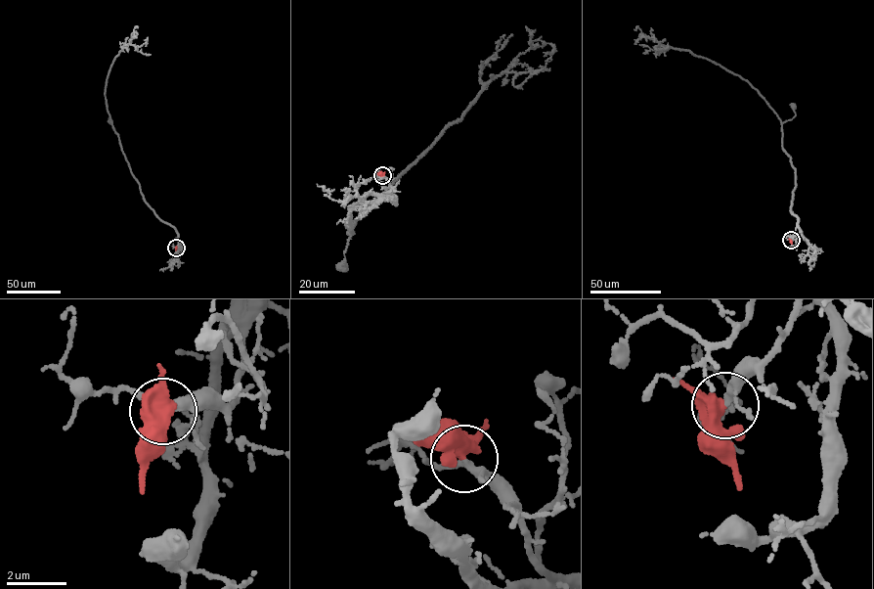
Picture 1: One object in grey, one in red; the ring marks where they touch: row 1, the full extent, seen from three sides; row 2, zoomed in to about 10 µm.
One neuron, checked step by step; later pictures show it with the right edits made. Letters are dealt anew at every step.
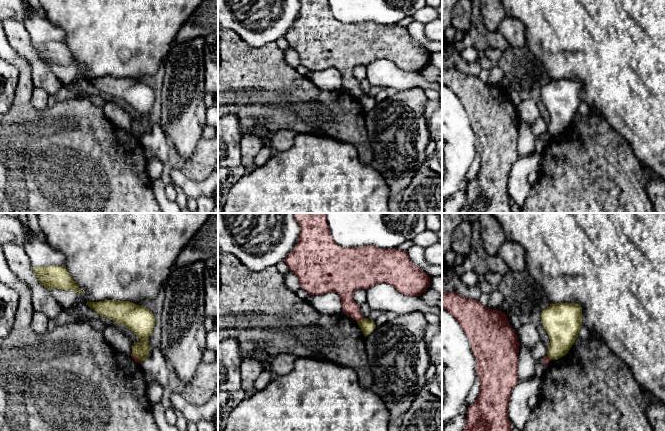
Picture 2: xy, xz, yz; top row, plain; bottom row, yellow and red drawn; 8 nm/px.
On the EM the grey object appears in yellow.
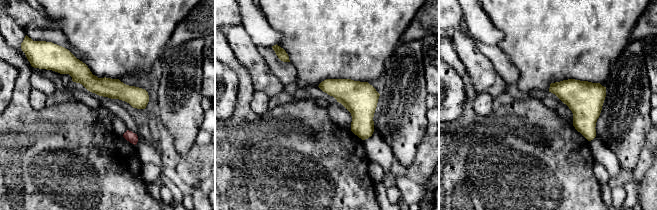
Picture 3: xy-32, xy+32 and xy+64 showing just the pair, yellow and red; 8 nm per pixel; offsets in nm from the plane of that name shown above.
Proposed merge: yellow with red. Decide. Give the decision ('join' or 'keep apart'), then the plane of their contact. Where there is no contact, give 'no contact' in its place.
keep apart; contact in xz

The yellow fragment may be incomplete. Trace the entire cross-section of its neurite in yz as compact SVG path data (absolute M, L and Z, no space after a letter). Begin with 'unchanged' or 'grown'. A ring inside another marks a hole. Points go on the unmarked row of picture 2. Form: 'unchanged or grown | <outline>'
unchanged | M551 79L542 87L541 99L550 115L547 132L557 136L568 129L578 113L582 84L573 79Z

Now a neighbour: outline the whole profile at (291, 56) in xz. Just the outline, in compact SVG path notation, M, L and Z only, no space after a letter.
M288 47L284 52L285 60L293 67L297 68L301 63L298 53L292 48Z

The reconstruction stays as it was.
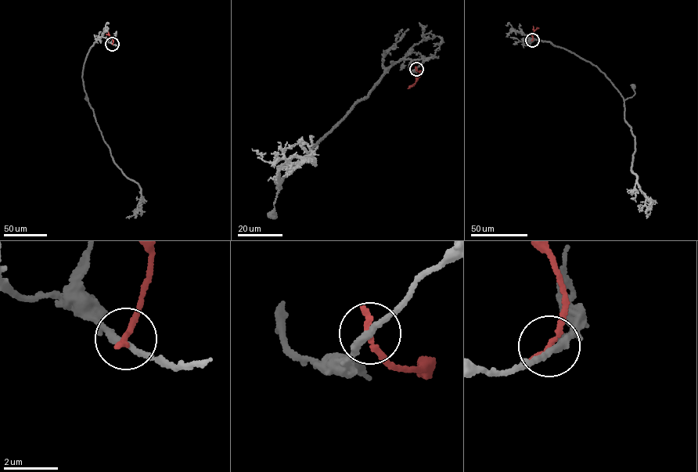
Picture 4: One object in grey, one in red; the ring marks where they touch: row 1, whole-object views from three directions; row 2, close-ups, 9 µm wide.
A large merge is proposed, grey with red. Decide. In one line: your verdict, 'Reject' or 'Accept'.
Reject

